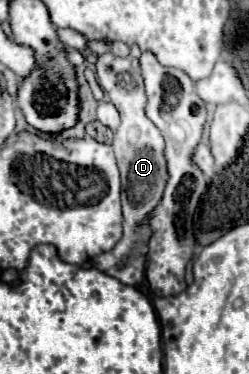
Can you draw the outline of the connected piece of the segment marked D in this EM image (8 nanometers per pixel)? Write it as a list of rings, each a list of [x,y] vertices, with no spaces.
[[[102,54],[96,62],[98,84],[108,92],[110,102],[118,108],[122,124],[114,134],[112,148],[122,174],[122,212],[124,212],[124,236],[110,252],[104,252],[92,260],[94,268],[120,280],[122,284],[144,282],[144,264],[148,252],[150,232],[146,228],[146,216],[162,198],[162,188],[166,184],[166,160],[162,152],[162,136],[150,120],[146,120],[146,94],[140,70],[132,66],[130,58],[118,58],[114,54]]]

